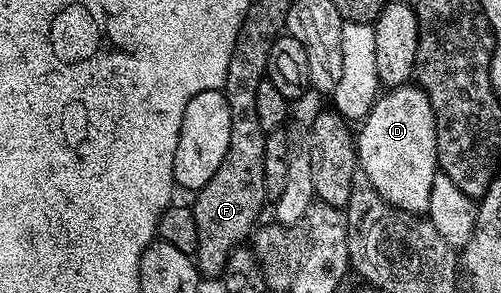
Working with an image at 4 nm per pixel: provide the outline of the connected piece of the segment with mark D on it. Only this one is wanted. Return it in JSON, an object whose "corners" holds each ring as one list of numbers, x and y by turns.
{"corners":[[416,83,382,92,355,133,360,172,389,205,414,215,428,214,431,183,437,178,437,128,427,95]]}

